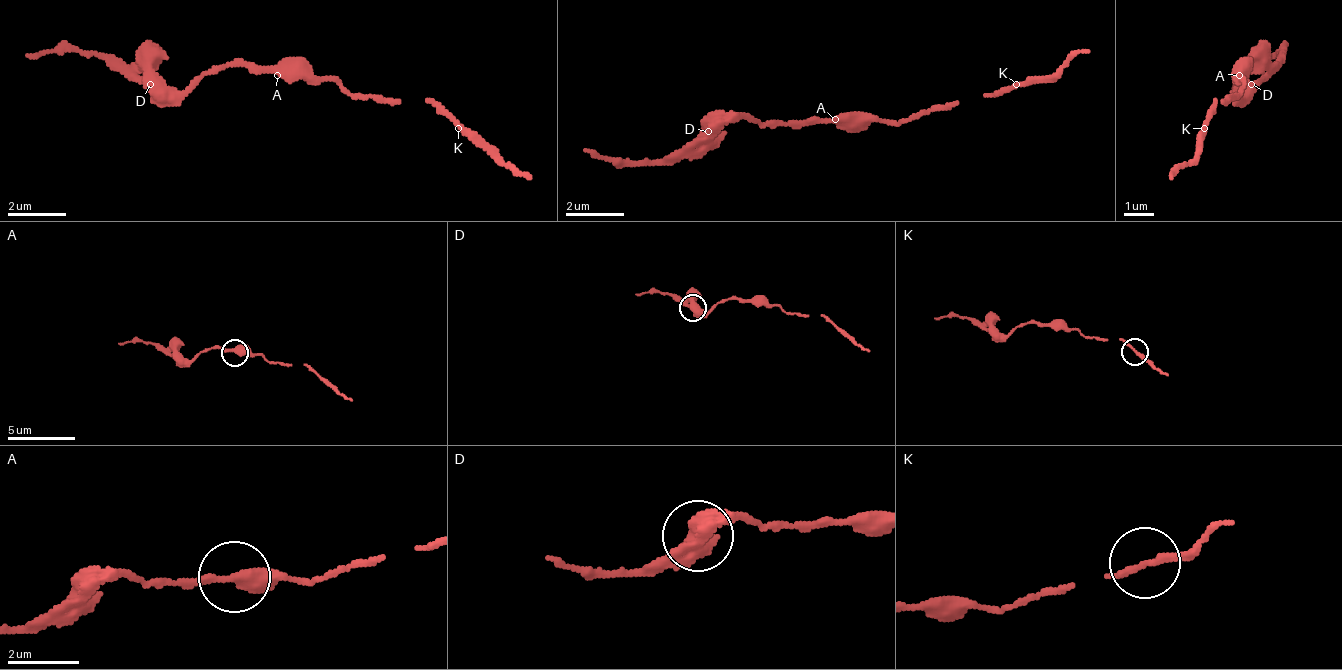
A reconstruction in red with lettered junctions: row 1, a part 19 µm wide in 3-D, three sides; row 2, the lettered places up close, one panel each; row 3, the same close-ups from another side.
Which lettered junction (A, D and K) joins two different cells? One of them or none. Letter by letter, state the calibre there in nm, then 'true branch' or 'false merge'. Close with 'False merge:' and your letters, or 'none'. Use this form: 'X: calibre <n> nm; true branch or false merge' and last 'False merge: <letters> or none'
A: calibre 380 nm; true branch
D: calibre 500 nm; true branch
K: calibre 190 nm; true branch
False merge: none

